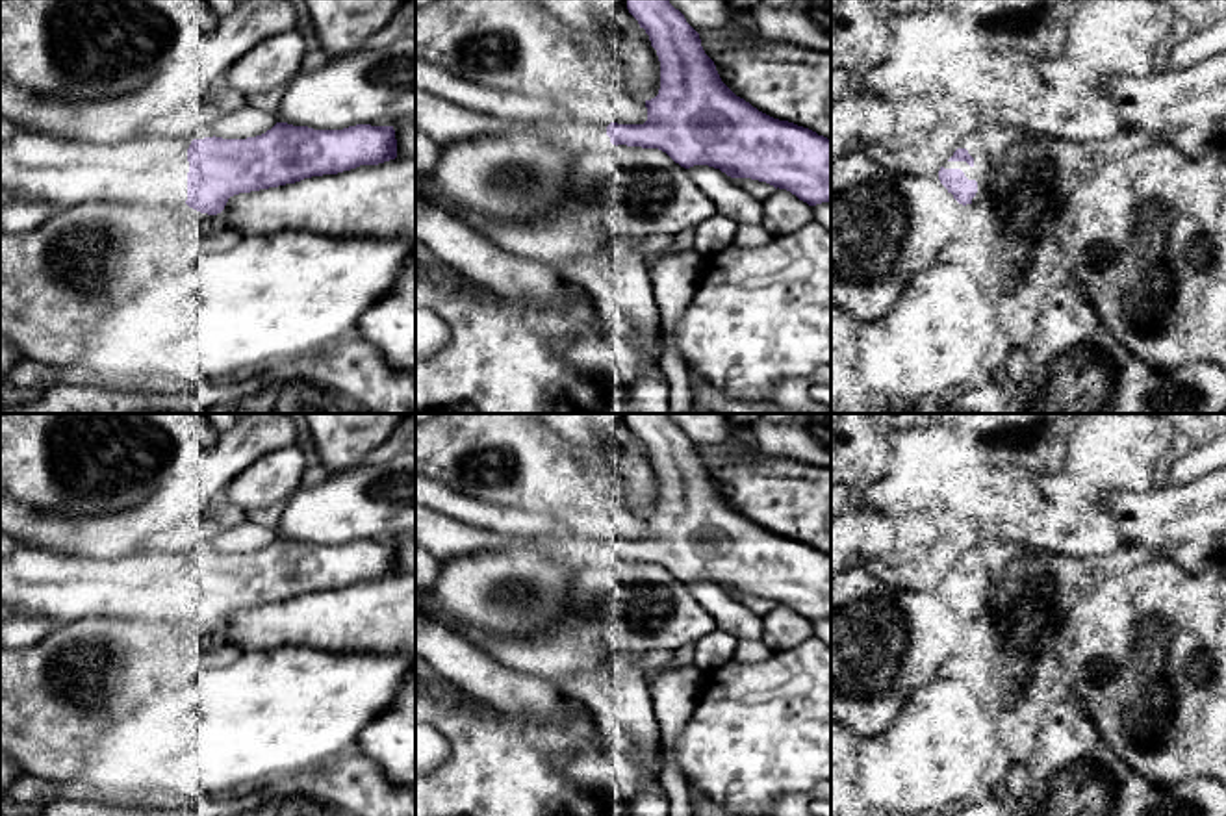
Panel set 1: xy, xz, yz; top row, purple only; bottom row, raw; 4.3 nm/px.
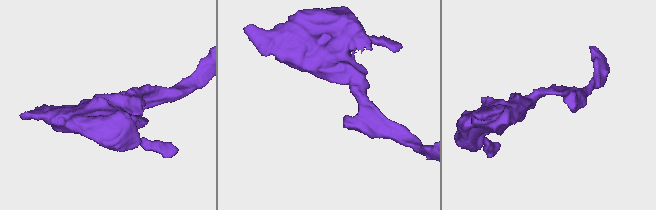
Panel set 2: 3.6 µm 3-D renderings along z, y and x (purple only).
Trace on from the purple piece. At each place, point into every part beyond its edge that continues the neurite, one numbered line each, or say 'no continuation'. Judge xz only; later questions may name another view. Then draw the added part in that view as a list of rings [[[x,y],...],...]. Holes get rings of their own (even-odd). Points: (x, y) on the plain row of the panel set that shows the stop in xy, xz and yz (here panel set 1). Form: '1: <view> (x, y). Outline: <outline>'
1: xz (446, 538). Outline: [[[415,503],[415,545],[430,553],[440,564],[460,556],[490,551],[508,551],[517,543],[530,543],[553,560],[582,571],[586,566],[610,562],[610,553],[599,540],[575,538],[512,538],[488,529],[456,521],[441,512]]]

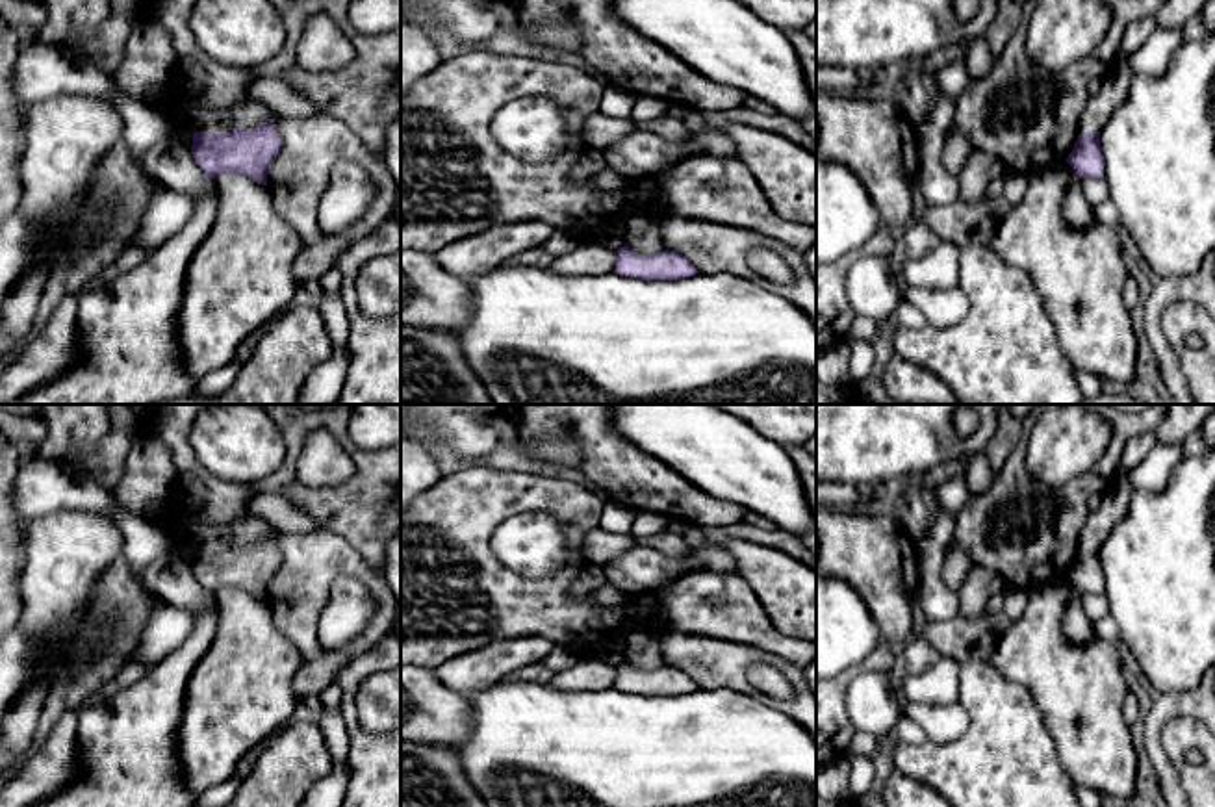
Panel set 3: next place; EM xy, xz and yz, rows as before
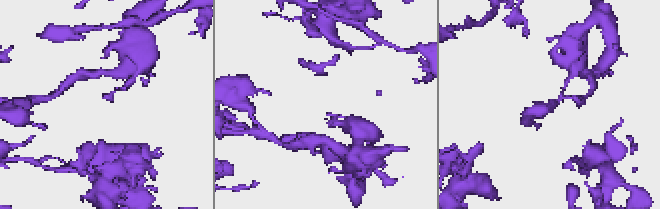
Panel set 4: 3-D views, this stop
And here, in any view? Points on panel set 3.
no continuation

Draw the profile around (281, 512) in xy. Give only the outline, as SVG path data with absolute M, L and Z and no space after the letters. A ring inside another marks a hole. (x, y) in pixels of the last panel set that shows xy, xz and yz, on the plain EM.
M263 492L250 499L249 512L254 518L265 519L282 534L310 532L319 529L319 523L282 493Z

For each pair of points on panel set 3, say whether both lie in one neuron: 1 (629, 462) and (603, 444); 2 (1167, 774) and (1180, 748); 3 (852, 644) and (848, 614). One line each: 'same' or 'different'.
1: same
2: different
3: same

